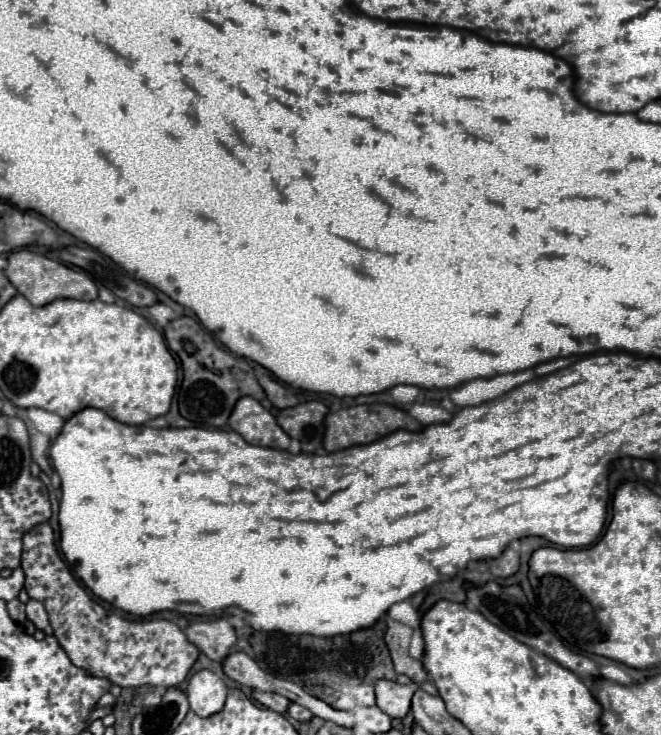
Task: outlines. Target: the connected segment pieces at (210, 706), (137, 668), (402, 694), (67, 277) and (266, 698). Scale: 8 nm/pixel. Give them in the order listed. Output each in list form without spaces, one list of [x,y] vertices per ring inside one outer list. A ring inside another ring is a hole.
[[[212,670],[196,672],[188,682],[190,710],[194,710],[202,718],[218,714],[224,708],[226,694],[228,694],[228,688],[224,680],[216,676]]]
[[[48,522],[30,528],[22,544],[26,592],[46,606],[54,636],[74,666],[86,670],[90,676],[108,678],[122,688],[138,688],[144,684],[174,688],[186,680],[200,650],[186,640],[184,632],[174,622],[126,620],[94,602],[58,556]]]
[[[378,680],[374,684],[374,690],[376,690],[376,706],[390,718],[404,718],[410,712],[412,696],[416,692],[414,684],[402,686],[398,682]]]
[[[16,250],[8,256],[8,266],[6,266],[4,274],[16,286],[16,290],[22,292],[22,296],[28,298],[34,306],[44,306],[56,298],[78,298],[78,300],[96,300],[98,298],[98,288],[86,272],[68,268],[66,264],[56,262],[44,254]]]
[[[254,690],[254,692],[252,692],[252,698],[254,698],[256,702],[260,702],[262,706],[266,706],[266,708],[270,708],[270,710],[274,710],[274,712],[280,712],[280,714],[284,714],[284,712],[286,712],[286,706],[290,704],[288,698],[284,698],[284,696],[280,696],[280,694],[274,694],[274,692]]]

